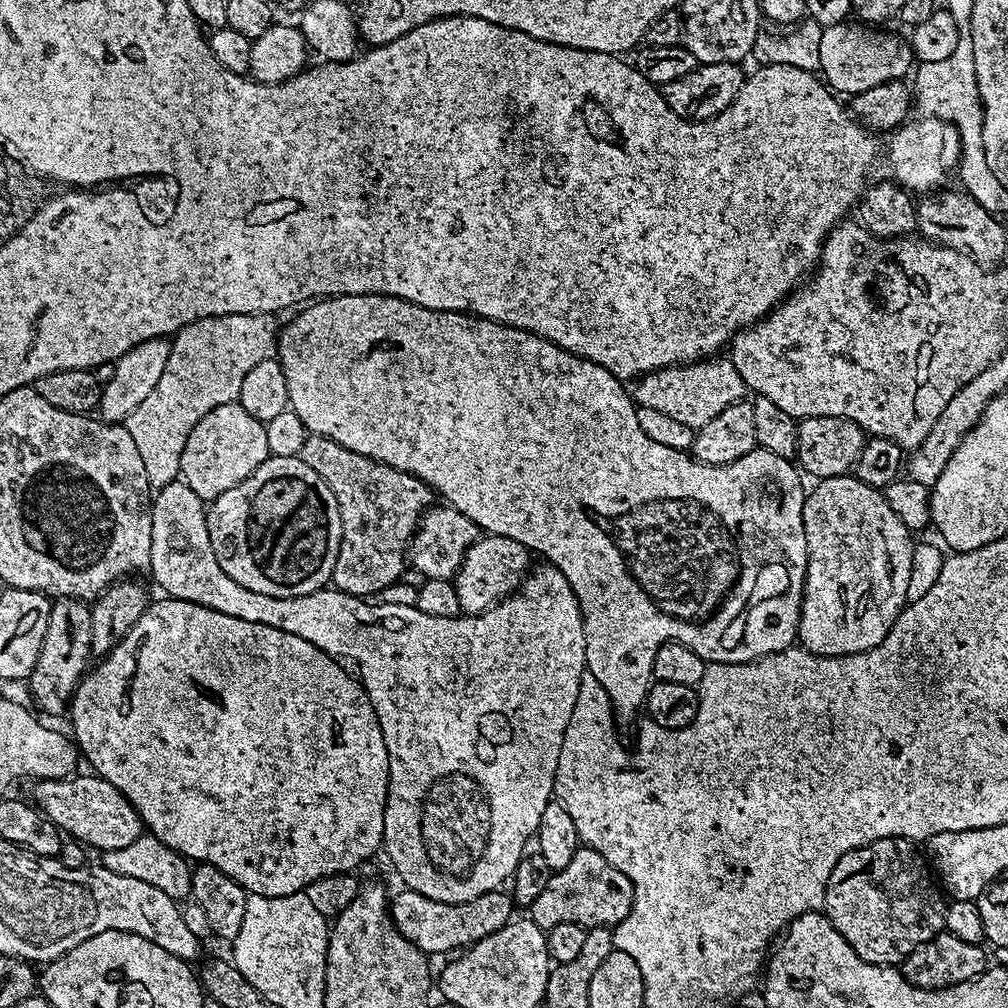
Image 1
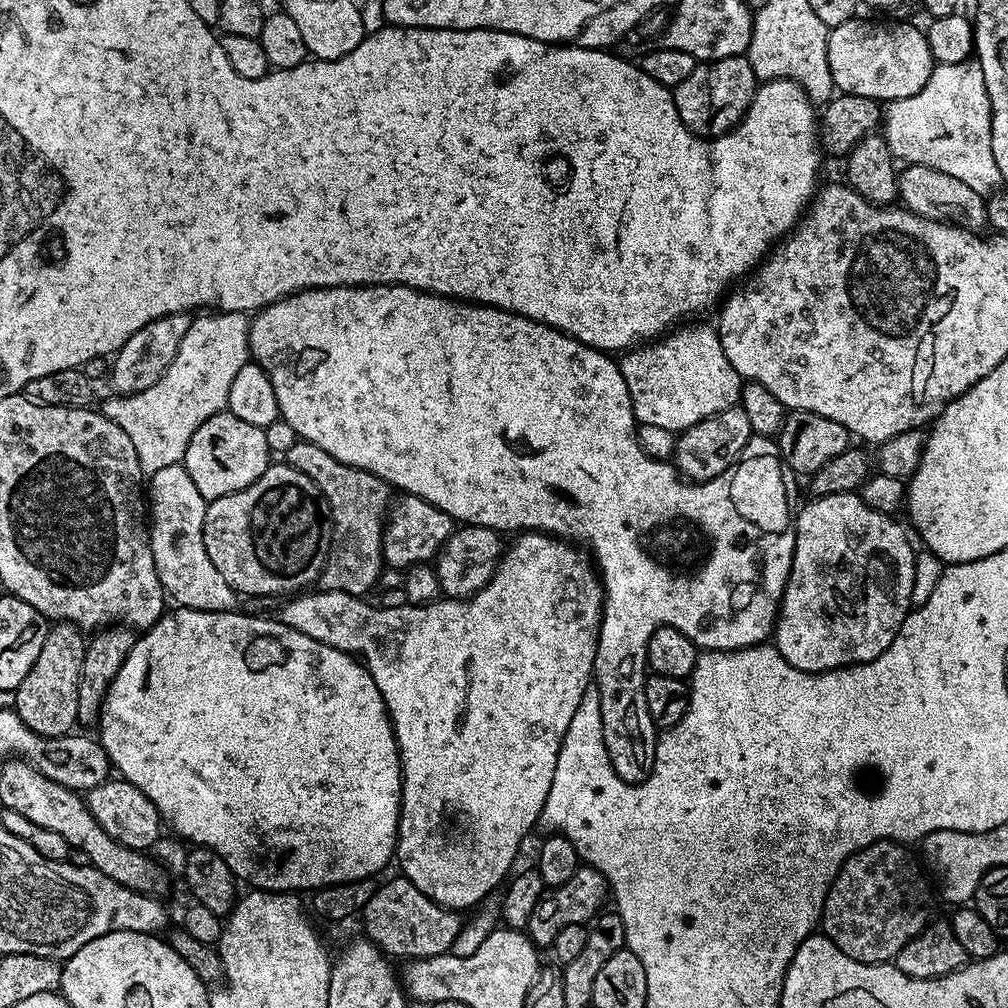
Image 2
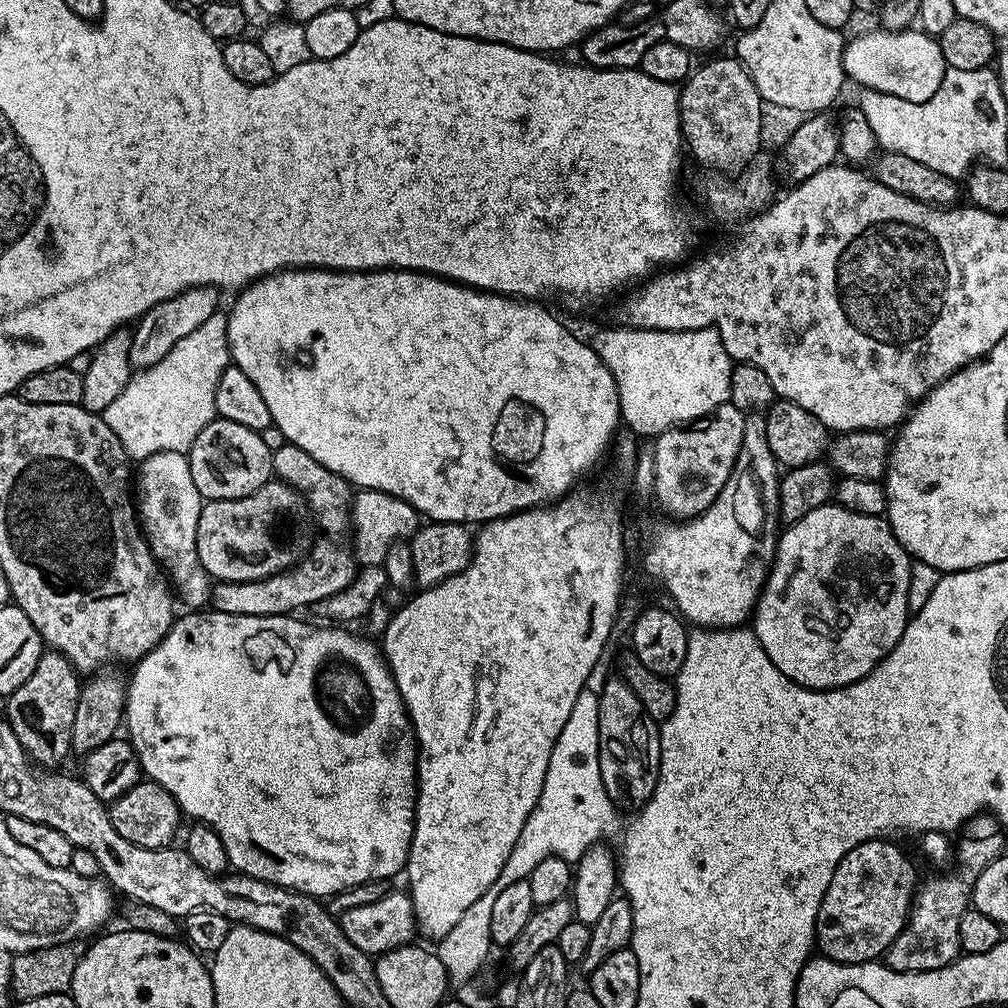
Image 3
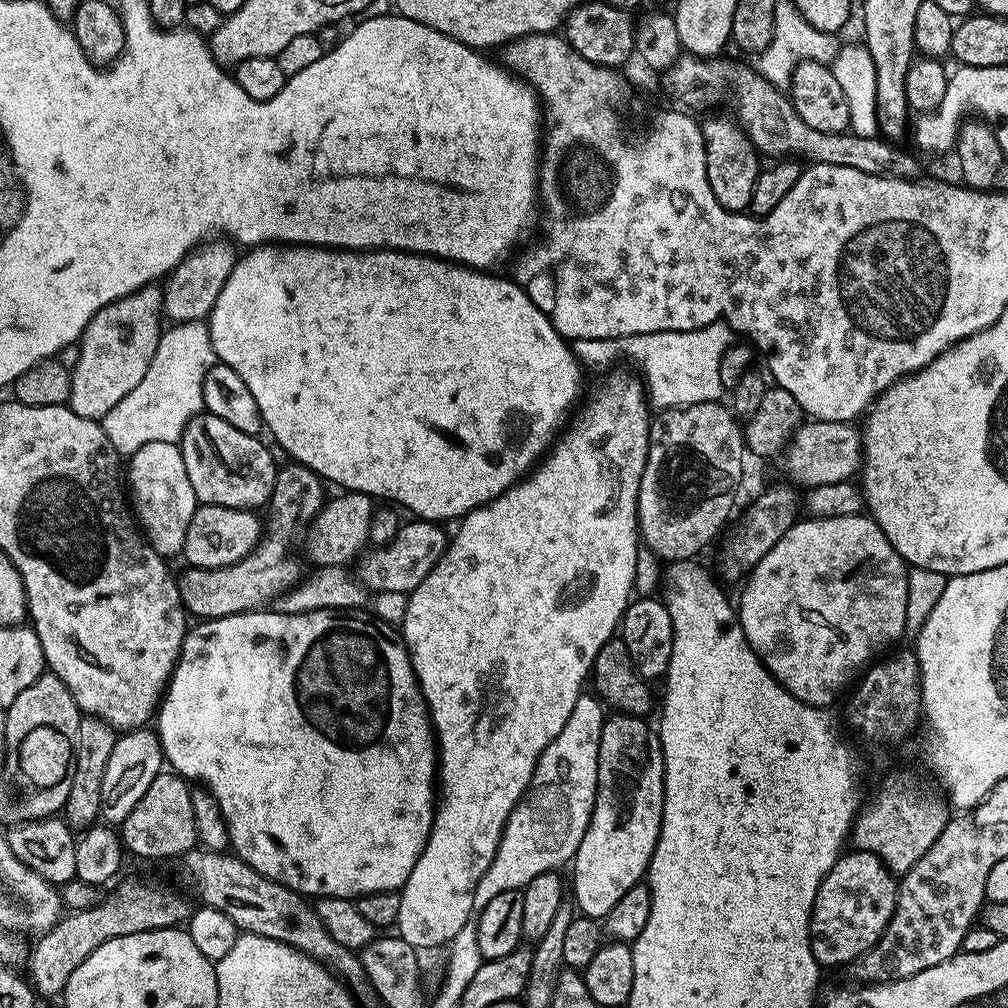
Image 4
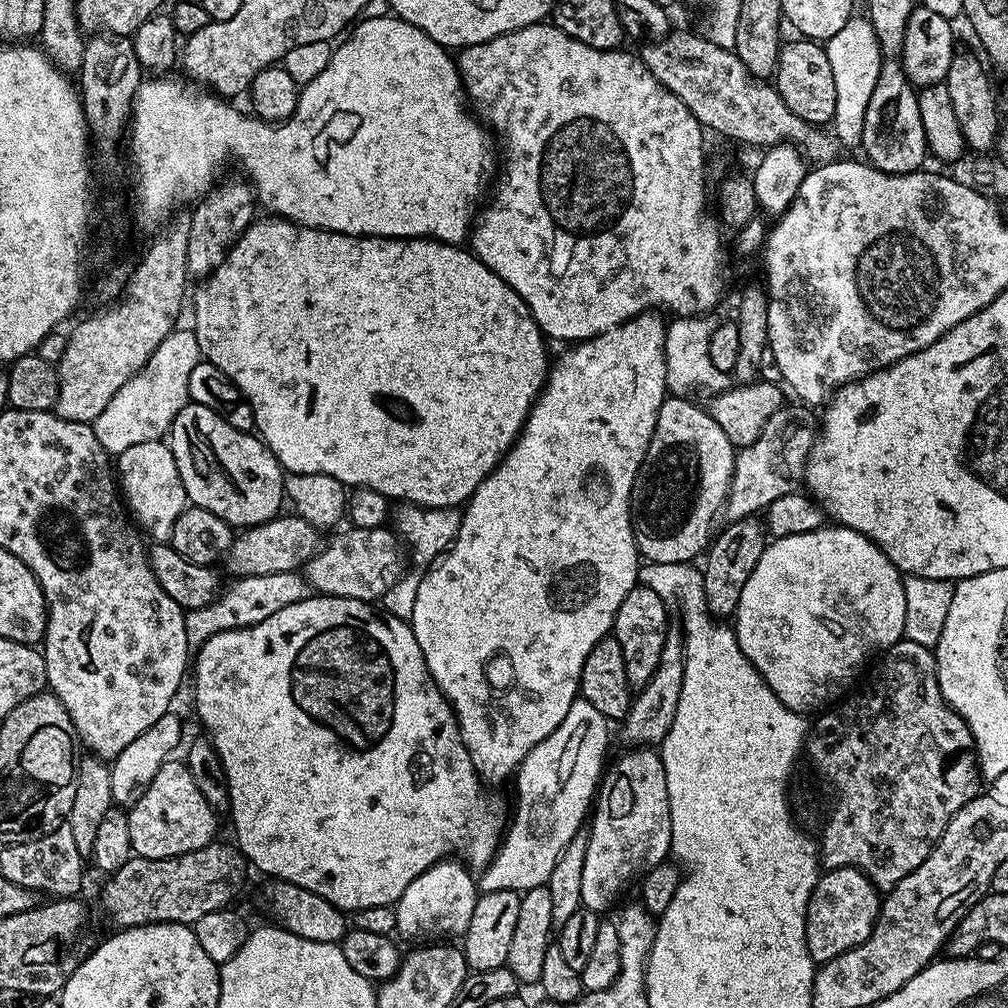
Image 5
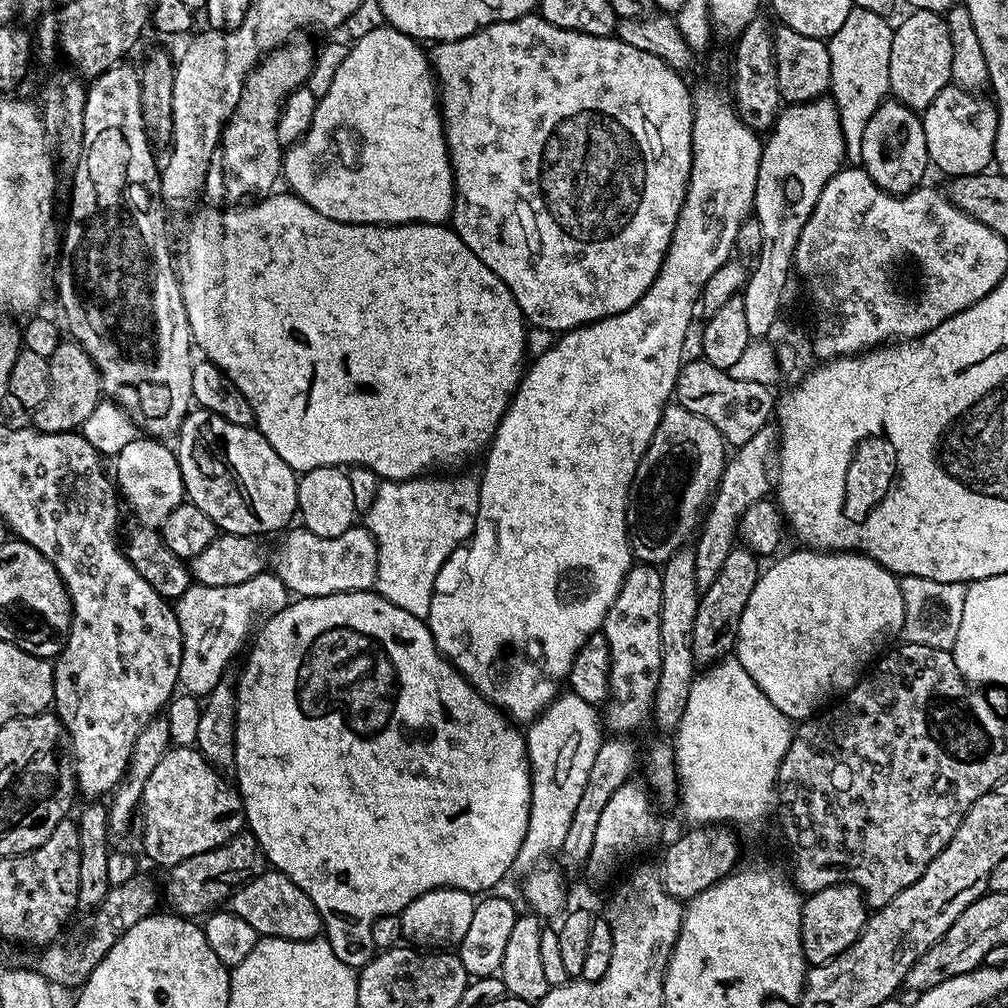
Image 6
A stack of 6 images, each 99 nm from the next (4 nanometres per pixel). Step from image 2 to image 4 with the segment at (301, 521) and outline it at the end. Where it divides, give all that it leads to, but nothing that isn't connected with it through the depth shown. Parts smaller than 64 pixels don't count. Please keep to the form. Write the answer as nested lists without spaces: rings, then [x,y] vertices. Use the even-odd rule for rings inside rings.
[[[200,504],[194,510],[194,518],[190,518],[190,526],[186,526],[186,542],[184,543],[184,551],[182,553],[183,559],[188,559],[187,563],[194,568],[221,568],[222,566],[230,566],[236,564],[243,559],[246,554],[250,554],[256,549],[257,544],[262,539],[262,524],[260,528],[260,520],[256,517],[257,513],[252,510],[245,510],[243,508],[231,508],[230,506],[218,506],[217,504]]]

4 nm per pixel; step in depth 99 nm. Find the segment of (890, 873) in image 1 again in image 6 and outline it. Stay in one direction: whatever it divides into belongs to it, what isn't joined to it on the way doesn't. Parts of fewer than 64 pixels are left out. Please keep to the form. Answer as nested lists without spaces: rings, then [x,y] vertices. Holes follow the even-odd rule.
[[[835,884],[811,893],[800,906],[800,933],[805,961],[809,965],[825,964],[826,961],[842,954],[862,934],[864,923],[868,921],[869,915],[870,909],[864,902],[863,894],[858,890],[858,886],[853,884]]]

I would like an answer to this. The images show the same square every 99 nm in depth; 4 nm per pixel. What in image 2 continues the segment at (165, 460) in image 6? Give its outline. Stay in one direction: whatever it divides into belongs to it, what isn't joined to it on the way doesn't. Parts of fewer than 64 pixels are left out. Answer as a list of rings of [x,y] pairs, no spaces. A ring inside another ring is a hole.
[[[183,463],[165,466],[151,473],[146,484],[146,500],[150,505],[150,543],[154,566],[165,593],[171,599],[173,596],[181,608],[203,612],[233,611],[237,607],[238,593],[229,586],[226,578],[222,578],[222,574],[218,574],[218,566],[214,566],[214,562],[210,562],[210,554],[206,554],[204,519],[209,501],[198,494],[198,486],[194,486],[194,478],[190,478]]]

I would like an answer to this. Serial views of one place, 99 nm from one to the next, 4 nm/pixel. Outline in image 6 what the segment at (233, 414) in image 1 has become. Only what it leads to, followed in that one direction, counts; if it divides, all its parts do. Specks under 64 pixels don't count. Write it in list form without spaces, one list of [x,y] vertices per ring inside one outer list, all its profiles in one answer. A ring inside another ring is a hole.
[[[197,407],[184,419],[176,442],[174,451],[182,470],[184,495],[216,523],[221,533],[260,538],[263,532],[287,529],[293,523],[292,515],[294,518],[298,512],[297,473],[278,458],[259,428],[234,426],[234,422]]]

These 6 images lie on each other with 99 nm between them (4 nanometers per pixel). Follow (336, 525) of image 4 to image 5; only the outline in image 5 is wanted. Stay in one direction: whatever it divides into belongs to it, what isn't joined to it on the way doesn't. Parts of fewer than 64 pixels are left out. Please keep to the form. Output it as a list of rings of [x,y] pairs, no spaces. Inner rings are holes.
[[[281,514],[275,520],[245,528],[233,539],[222,564],[228,567],[230,577],[282,574],[303,569],[322,547],[321,533],[297,514]]]

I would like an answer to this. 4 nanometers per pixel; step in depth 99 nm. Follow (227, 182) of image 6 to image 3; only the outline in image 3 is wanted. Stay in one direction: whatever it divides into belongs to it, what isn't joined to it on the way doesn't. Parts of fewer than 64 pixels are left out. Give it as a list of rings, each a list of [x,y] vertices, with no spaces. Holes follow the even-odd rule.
[[[188,288],[166,302],[158,302],[151,310],[140,317],[132,332],[132,346],[130,348],[130,362],[133,369],[143,370],[162,362],[186,334],[198,330],[206,318],[210,318],[218,311],[221,293],[215,288]]]

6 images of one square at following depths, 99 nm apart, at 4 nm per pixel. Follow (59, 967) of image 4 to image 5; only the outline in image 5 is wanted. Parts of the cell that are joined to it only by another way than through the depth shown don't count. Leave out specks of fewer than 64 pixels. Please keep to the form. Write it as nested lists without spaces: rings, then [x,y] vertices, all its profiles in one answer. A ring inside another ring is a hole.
[[[213,842],[193,853],[161,860],[133,855],[131,860],[105,879],[108,881],[100,892],[101,910],[120,930],[143,924],[195,926],[198,918],[219,908],[228,908],[240,892],[246,861],[239,848],[228,844]]]

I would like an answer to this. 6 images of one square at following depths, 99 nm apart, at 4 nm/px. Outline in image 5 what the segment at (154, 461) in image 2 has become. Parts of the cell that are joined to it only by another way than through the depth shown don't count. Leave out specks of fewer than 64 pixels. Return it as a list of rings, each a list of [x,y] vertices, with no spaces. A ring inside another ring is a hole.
[[[177,327],[154,350],[152,357],[136,375],[130,377],[126,386],[110,398],[110,406],[98,414],[92,424],[98,442],[109,454],[119,454],[138,446],[138,442],[159,440],[169,435],[172,423],[184,405],[189,403],[188,387],[190,370],[202,363],[200,347],[195,331]]]

